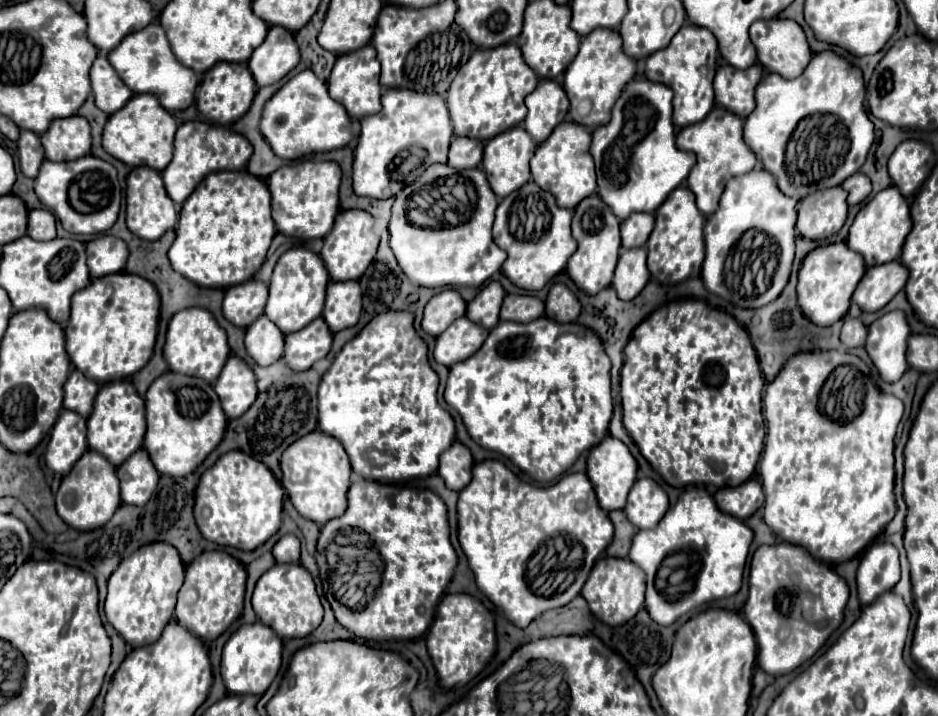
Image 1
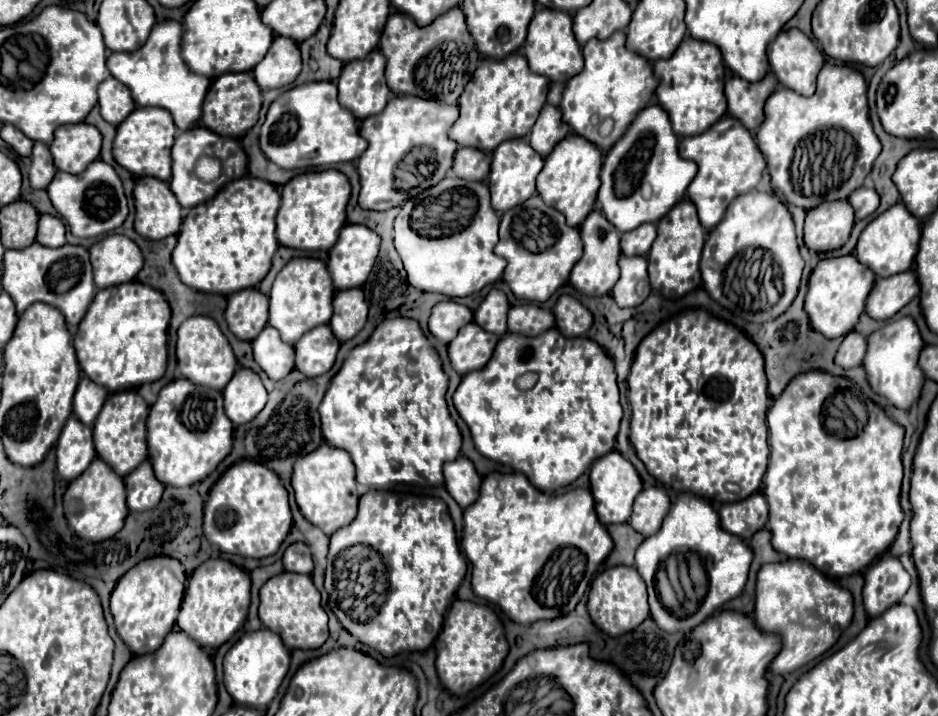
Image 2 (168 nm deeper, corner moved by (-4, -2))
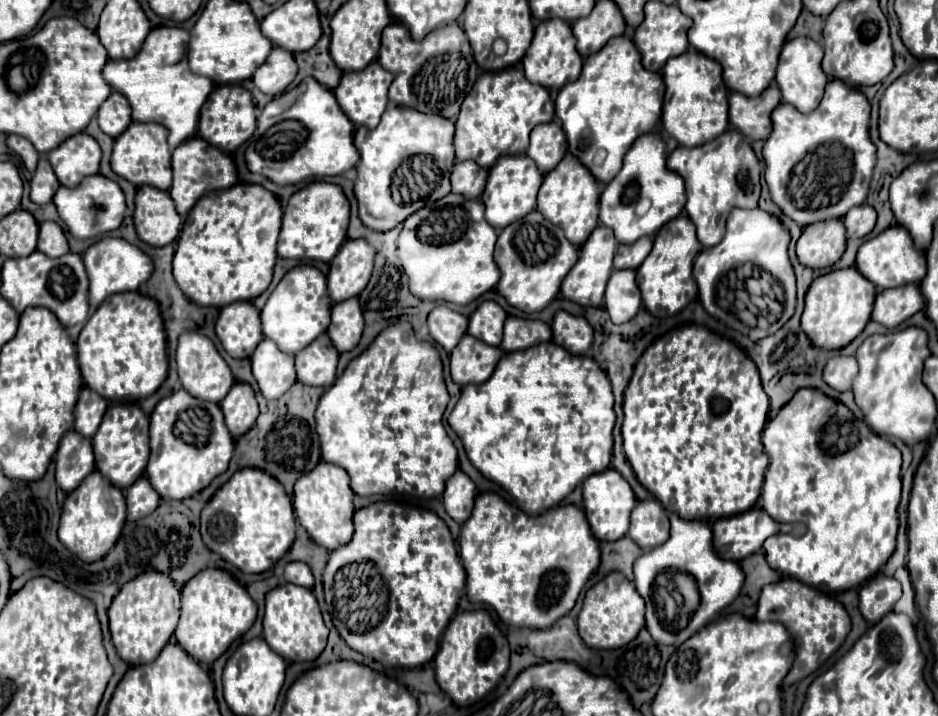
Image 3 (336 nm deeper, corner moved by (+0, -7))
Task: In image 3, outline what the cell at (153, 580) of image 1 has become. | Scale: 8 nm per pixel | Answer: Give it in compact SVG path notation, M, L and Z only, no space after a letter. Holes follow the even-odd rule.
M144 572L122 586L108 610L112 642L126 664L148 664L168 644L180 618L180 592L162 572Z

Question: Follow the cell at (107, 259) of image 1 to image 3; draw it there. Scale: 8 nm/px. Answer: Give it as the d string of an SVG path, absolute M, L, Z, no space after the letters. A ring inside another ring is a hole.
M104 236L102 240L94 242L82 254L86 272L88 272L88 304L96 310L108 296L118 292L136 292L140 284L144 284L152 274L152 260L134 244L126 242L124 238Z

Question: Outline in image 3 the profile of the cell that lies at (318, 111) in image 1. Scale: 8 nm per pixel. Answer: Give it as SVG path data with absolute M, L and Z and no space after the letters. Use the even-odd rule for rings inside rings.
M308 78L294 88L294 104L278 116L260 116L258 128L246 148L246 166L278 186L298 184L312 178L340 176L354 168L360 154L354 146L354 124L340 110L334 92Z

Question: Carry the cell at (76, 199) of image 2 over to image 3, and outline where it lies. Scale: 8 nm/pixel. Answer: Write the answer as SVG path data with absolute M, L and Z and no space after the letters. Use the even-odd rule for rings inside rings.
M102 174L84 178L84 182L76 188L60 186L56 196L54 196L54 204L58 208L60 218L68 226L70 234L76 238L94 238L94 236L116 230L122 224L124 210L126 210L124 194L122 194L120 186L116 182L104 178Z

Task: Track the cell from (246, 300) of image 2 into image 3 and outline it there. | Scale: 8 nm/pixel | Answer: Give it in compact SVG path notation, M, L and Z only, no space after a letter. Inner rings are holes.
M234 302L222 308L216 320L216 336L232 358L250 358L262 336L260 312L252 302Z

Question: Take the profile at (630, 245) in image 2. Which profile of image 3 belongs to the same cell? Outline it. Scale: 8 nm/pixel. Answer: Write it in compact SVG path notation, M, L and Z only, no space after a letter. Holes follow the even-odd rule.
M648 236L640 238L632 244L620 244L614 254L614 268L616 270L624 270L624 268L636 270L644 262L644 258L648 256L650 250L652 250L652 238L648 238Z

